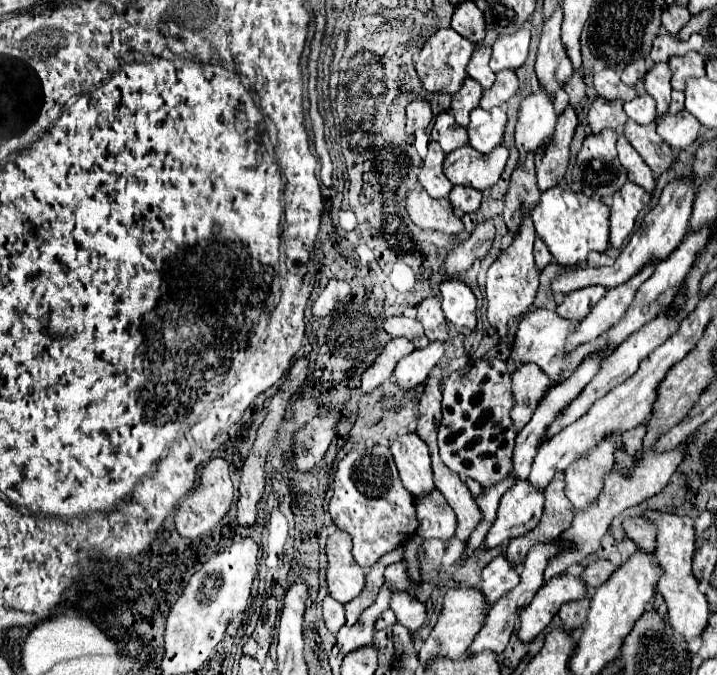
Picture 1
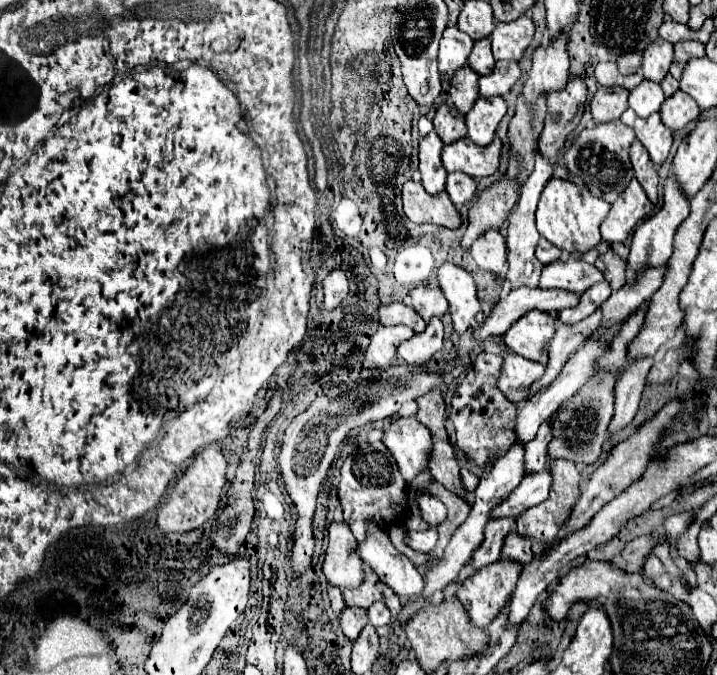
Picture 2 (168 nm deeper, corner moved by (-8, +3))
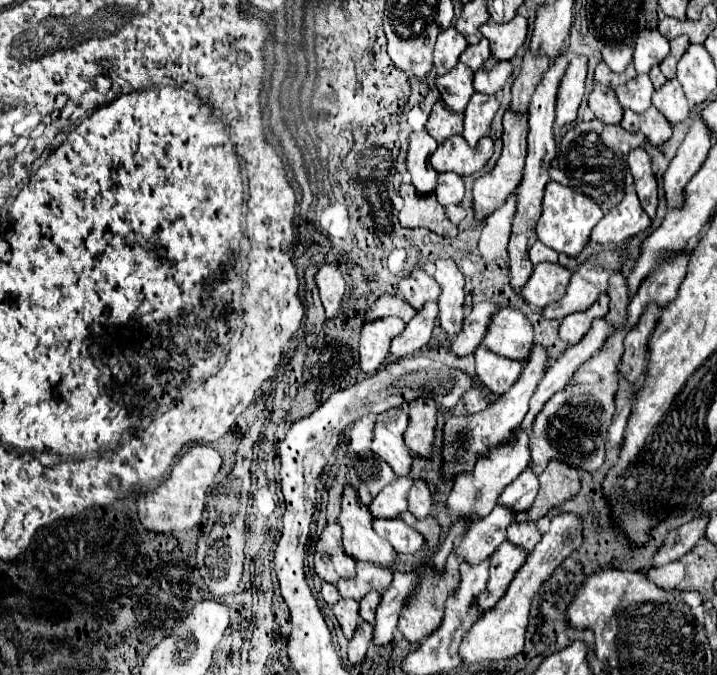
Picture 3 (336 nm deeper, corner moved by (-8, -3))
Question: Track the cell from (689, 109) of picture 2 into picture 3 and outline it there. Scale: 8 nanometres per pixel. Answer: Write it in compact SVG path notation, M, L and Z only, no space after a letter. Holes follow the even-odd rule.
M677 78L667 80L661 88L653 92L653 106L671 122L683 122L689 116L689 102L683 94L683 88Z

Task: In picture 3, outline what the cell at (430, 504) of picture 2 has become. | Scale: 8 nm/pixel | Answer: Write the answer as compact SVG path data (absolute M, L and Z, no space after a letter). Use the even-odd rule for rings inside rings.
M415 480L411 490L409 490L409 496L407 496L407 502L409 502L409 512L417 518L425 518L429 516L431 512L431 506L433 506L433 496L431 496L431 490L427 486L425 480Z

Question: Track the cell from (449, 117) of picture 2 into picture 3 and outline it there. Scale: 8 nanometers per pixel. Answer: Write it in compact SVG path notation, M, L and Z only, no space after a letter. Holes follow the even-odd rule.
M437 102L433 106L433 112L427 120L427 132L437 140L443 142L449 136L461 134L461 114L447 108L443 102Z

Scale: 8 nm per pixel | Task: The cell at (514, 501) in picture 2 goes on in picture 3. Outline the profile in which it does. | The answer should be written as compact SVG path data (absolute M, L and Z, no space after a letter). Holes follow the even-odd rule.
M495 506L481 524L473 524L469 532L465 532L461 544L457 546L457 556L461 556L467 564L481 564L485 558L489 558L499 544L505 540L505 528L511 524L513 512L509 508Z

